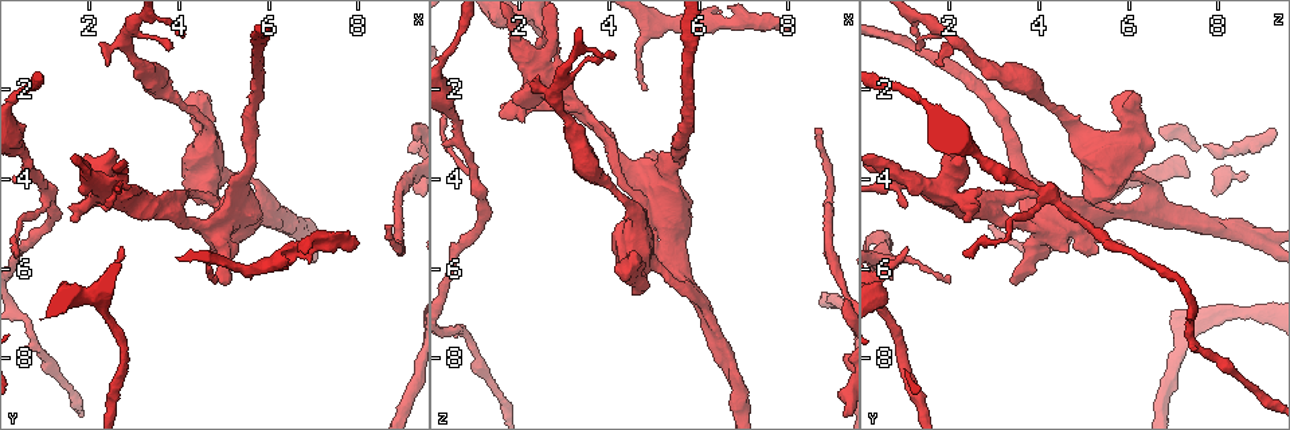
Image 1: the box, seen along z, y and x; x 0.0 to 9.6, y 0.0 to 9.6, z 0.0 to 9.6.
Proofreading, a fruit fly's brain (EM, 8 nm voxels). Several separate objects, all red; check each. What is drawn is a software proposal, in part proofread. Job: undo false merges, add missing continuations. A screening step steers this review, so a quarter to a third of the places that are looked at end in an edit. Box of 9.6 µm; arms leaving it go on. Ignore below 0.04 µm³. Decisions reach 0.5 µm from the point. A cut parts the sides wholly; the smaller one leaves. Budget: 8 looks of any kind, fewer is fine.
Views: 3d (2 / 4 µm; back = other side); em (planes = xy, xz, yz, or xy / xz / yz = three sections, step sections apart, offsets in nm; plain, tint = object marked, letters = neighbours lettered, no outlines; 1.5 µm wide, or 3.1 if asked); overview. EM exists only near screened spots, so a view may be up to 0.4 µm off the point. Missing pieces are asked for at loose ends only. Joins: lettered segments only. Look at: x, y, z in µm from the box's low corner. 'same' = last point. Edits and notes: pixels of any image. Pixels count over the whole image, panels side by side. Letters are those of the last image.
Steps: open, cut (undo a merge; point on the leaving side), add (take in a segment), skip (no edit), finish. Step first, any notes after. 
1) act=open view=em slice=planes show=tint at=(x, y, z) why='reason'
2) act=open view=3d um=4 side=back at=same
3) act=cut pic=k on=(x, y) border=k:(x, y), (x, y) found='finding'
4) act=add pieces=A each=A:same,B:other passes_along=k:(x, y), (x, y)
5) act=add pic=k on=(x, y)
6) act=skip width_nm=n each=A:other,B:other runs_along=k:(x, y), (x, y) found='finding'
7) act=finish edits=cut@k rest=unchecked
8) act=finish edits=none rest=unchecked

act=open view=em slice=planes show=letters at=(2.70, 5.50, 1.05) why='thin end'

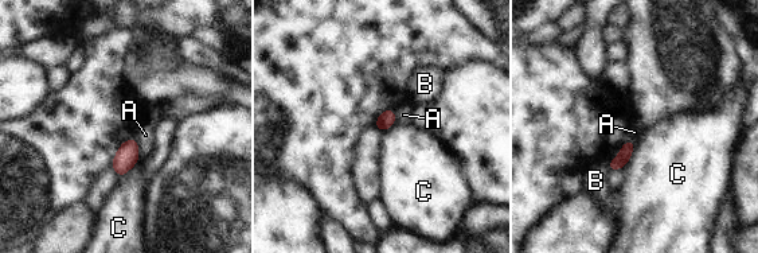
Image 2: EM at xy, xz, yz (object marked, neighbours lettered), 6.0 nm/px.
act=skip longest_contact=C:170nm each=A:other,B:other,C:other border=2:(135, 139), (139, 159) found='none of them fits'

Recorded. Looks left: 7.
act=open view=em slice=planes show=letters at=(4.85, 6.30, 2.05) why='thin end'

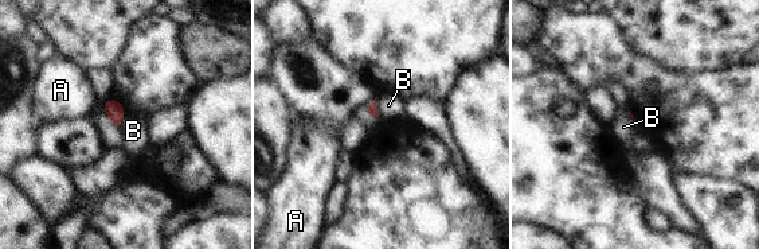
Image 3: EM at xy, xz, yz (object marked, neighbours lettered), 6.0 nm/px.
act=skip longest_contact=B:150nm each=A:other,B:other border=3:(124, 107), (124, 119), (117, 129) found='none of them fits'

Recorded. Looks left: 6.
act=open view=3d um=4 at=(2.40, 1.45, 1.75) why='branch stops here'

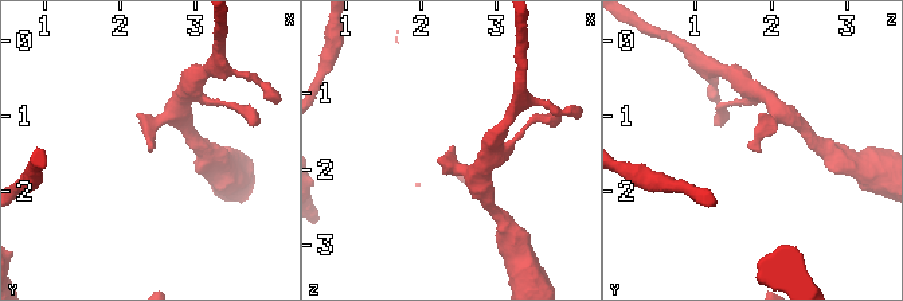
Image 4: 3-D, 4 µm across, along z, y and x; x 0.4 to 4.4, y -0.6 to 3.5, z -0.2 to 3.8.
act=open view=em slice=xy step=8 show=letters at=(2.45, 1.45, 1.75) why='now the EM'

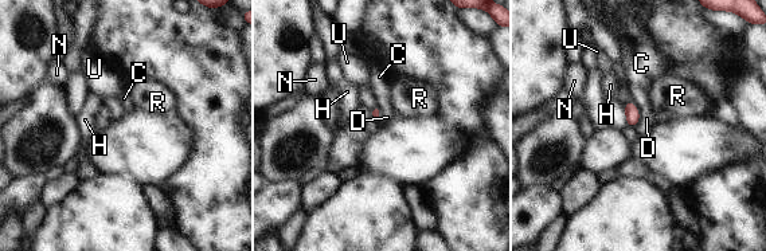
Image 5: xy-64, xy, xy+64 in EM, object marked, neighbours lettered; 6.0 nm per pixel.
act=skip each=C:other,D:other,H:other,N:other,R:other,U:other border=5:(640, 114), (640, 120), (633, 128) found='none of them fits'

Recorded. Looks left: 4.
act=open view=3d um=2 at=(4.35, 2.05, 6.10)

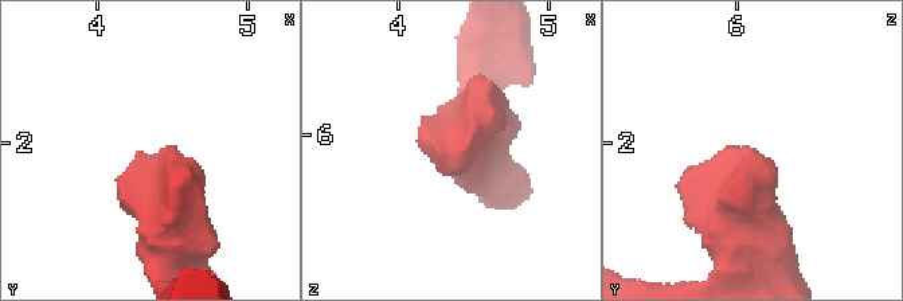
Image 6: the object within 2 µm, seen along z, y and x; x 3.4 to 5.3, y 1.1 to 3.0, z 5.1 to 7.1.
act=open view=em slice=planes show=letters at=(4.28, 2.06, 6.12)

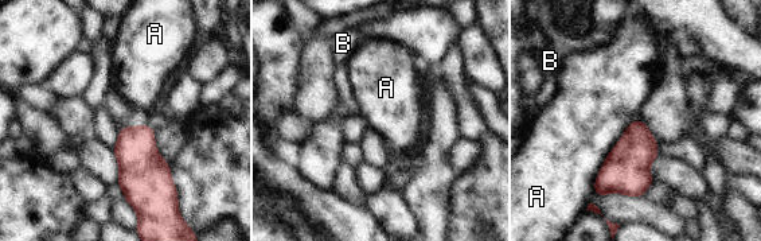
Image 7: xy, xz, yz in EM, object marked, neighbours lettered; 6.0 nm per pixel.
act=skip each=A:other,B:other border=7:(639, 117), (611, 150), (592, 193) found='none of them fits'

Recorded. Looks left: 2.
act=finish edits=none rest=unchecked

